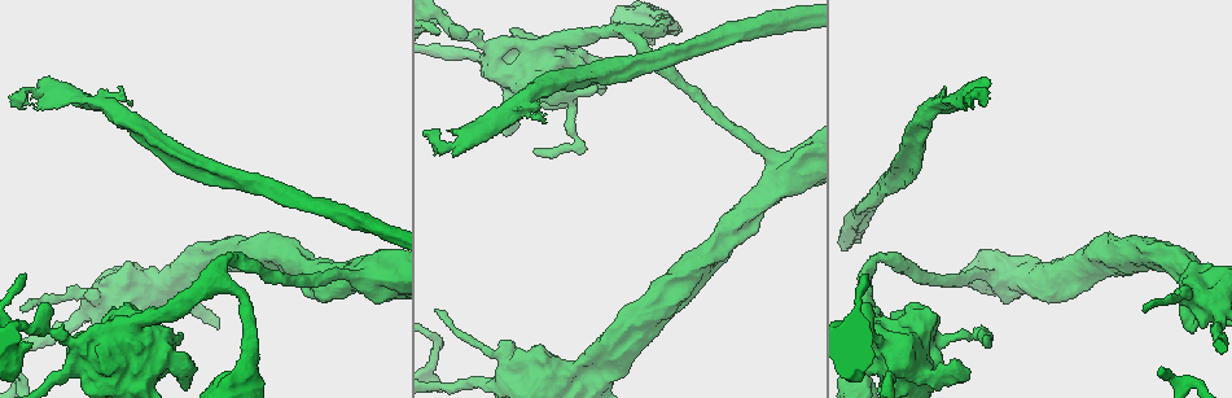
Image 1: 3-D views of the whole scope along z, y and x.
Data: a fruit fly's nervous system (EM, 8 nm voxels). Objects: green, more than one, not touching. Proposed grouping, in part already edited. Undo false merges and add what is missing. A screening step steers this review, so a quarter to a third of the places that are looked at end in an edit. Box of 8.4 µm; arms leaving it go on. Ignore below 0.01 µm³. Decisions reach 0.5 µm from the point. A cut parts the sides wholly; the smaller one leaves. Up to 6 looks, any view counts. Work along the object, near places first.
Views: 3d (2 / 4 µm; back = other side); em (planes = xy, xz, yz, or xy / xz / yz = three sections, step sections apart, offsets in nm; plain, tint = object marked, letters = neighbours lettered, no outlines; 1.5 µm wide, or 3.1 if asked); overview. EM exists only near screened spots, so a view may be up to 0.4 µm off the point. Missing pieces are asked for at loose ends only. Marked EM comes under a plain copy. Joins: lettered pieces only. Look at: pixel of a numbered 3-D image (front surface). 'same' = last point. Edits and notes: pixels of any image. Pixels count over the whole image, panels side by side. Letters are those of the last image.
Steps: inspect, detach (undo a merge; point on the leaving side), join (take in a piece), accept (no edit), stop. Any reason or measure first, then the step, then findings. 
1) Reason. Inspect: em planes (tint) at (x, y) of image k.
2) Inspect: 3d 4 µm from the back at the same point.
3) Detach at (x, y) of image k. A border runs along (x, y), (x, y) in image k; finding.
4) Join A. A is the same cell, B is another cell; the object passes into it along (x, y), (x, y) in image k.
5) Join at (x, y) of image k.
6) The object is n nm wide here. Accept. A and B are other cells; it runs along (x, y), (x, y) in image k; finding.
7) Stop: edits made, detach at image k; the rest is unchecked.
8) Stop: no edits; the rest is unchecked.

Calibre changes. Inspect: em xy step 4 (tint) at (48, 90) of image 1.

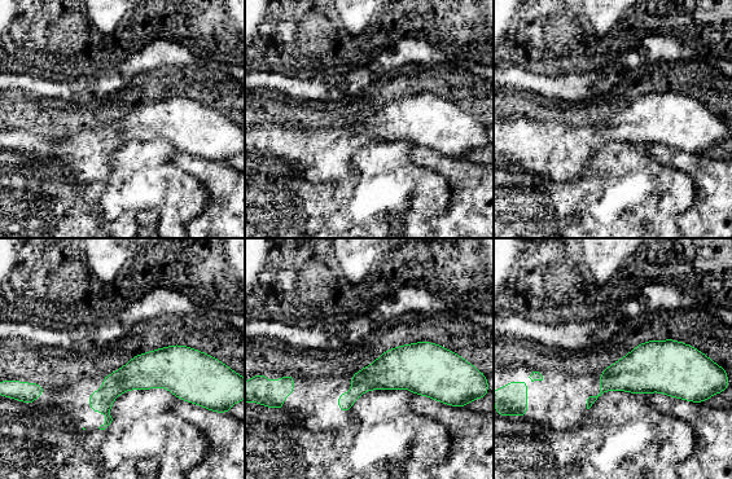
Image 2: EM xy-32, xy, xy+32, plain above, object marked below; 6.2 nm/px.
Another direction. Inspect: em planes (letters) at the same point.

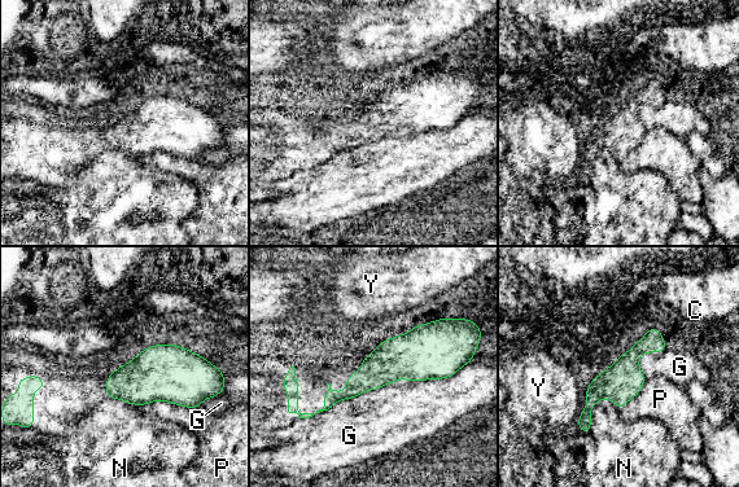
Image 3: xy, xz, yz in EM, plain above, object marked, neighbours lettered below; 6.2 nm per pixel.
The object is 240 nm wide here. Accept. C, G, N, P and Y are other cells; it runs along (656, 333), (591, 399), (582, 429) in image 3; one neuron here.

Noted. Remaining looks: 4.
Sudden change in width. Inspect: 3d 4 µm at (144, 317) of image 1.

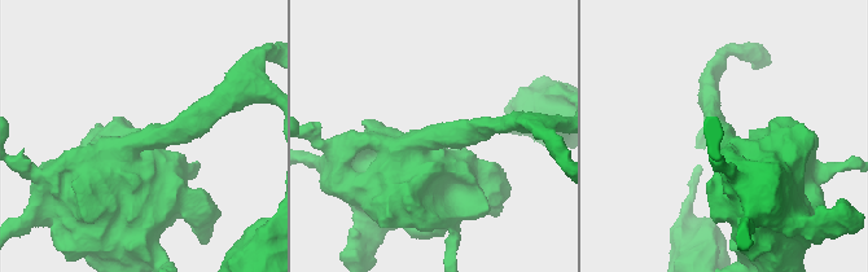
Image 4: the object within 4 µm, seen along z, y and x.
The arms are 280, 900 nm wide; shape alone is not enough. Inspect: em 3.1 µm planes (letters) at (723, 140) of image 4.

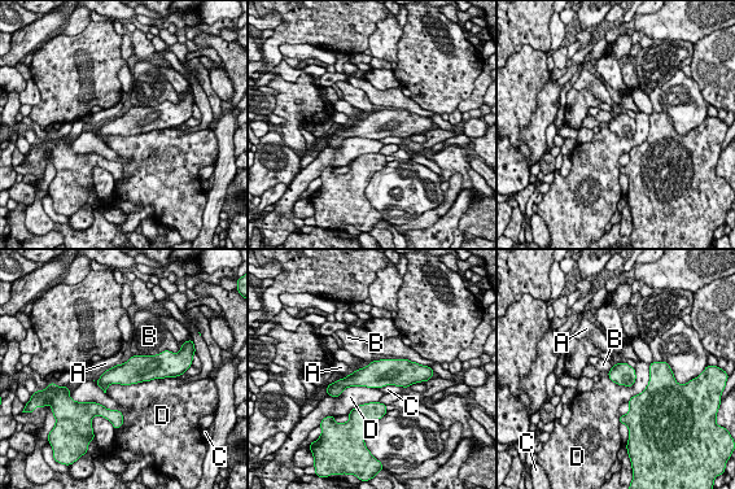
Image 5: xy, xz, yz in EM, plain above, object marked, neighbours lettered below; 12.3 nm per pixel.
Accept. A, B, C and D are other cells; a border runs along (407, 387), (383, 385), (377, 388) in image 5; all the same neuron.

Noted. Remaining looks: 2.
Inspect: em yz step 8 (tint) at (40, 327) of image 1.

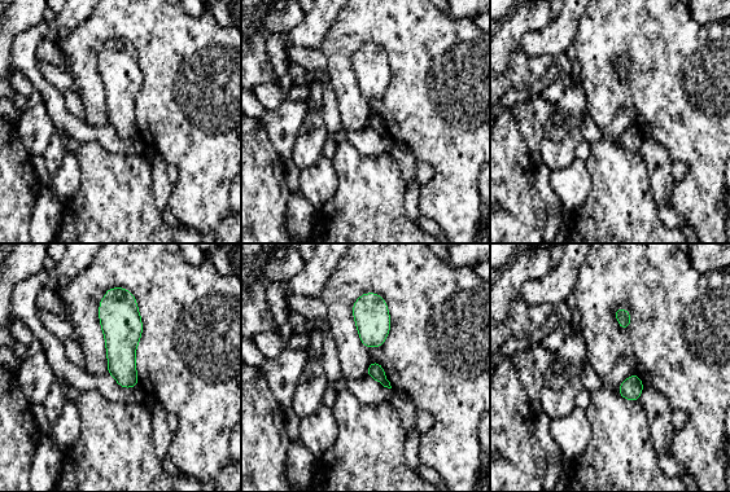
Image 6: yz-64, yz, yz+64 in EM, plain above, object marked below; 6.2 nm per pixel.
Cut it another way. Inspect: em xy step 4 (letters) at the same point.

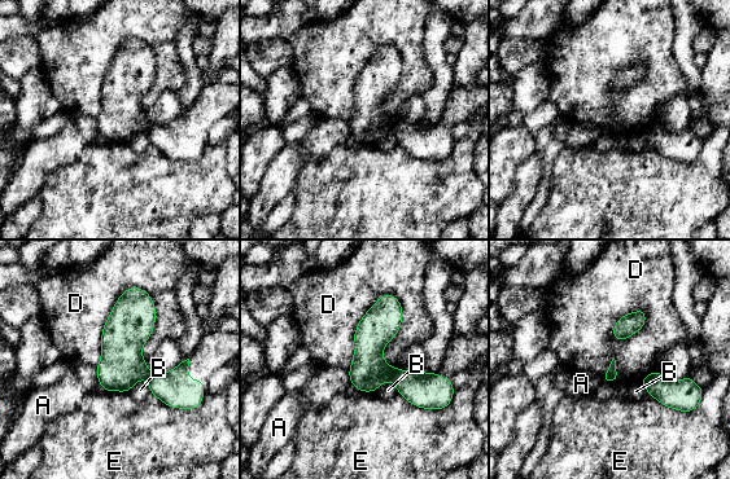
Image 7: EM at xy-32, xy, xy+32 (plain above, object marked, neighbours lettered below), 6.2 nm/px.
The longest contact is with D, 550 nm. Detach at (368, 370) of image 7. A, B, D and E are other cells; a second neuron is stuck on.

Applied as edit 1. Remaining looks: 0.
Stop: edits made, detach at image 7; the rest is unchecked.

